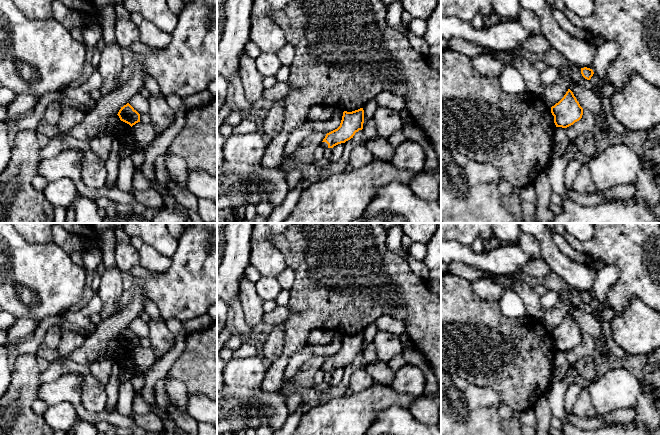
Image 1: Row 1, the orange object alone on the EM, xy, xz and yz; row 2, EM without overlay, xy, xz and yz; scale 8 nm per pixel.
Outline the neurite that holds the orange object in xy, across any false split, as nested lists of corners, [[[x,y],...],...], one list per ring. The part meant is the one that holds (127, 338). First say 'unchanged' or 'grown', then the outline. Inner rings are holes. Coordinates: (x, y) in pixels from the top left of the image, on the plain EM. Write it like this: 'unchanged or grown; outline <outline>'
unchanged; outline [[[129,327],[121,331],[117,339],[121,345],[129,348],[131,351],[140,346],[140,338]]]

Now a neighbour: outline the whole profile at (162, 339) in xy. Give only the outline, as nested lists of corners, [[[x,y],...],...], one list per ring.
[[[162,316],[158,320],[150,320],[148,324],[151,347],[156,353],[157,361],[173,348],[176,336],[167,328]]]

